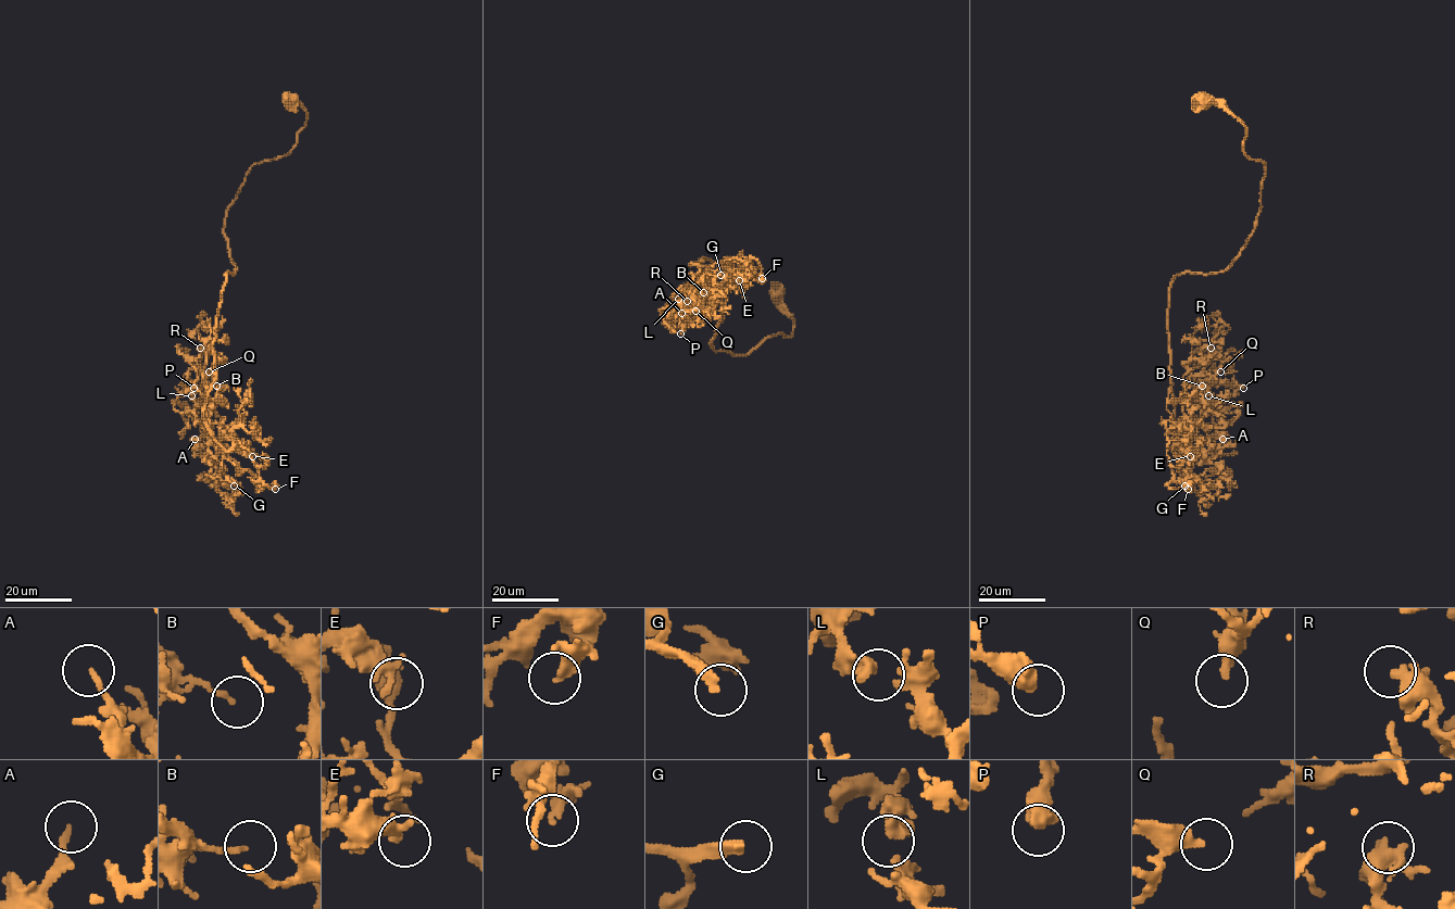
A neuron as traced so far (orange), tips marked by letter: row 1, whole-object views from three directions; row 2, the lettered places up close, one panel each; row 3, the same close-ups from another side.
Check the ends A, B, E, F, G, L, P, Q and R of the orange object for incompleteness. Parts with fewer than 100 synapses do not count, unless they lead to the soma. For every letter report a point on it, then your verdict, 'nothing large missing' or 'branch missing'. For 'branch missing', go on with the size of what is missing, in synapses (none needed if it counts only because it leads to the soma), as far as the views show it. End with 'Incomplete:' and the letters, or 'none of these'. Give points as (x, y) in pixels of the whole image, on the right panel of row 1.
A: at (1223, 439); nothing large missing
B: at (1202, 386); nothing large missing
E: at (1190, 456); nothing large missing
F: at (1188, 489); nothing large missing
G: at (1184, 485); branch missing; about 400 synapses
L: at (1208, 395); nothing large missing
P: at (1243, 388); nothing large missing
Q: at (1220, 371); nothing large missing
R: at (1211, 348); nothing large missing
Incomplete: G

